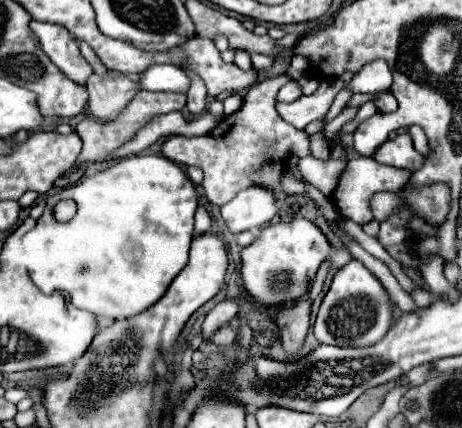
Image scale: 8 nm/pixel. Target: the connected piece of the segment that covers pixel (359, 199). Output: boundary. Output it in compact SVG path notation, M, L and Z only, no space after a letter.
M349 160L347 168L341 172L337 188L333 190L333 200L341 212L343 218L349 218L357 224L367 224L369 220L373 220L371 210L369 210L369 200L375 192L379 190L401 190L411 178L411 172L405 168L393 168L393 166L385 166L379 164L377 160Z

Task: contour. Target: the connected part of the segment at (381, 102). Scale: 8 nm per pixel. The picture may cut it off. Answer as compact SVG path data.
M391 92L377 94L377 96L373 98L373 102L375 102L375 106L379 108L379 112L382 113L394 112L398 108L398 102Z

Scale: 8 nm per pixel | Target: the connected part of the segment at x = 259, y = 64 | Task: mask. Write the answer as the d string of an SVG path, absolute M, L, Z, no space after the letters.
M251 54L251 62L255 70L267 70L273 66L273 56L267 54Z

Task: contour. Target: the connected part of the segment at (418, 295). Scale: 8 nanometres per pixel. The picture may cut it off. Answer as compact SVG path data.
M415 288L415 292L413 292L413 300L415 300L415 304L417 306L421 306L421 308L429 308L431 304L433 304L433 300L435 300L435 296L431 294L431 292L427 292L427 290L423 290L423 288Z

